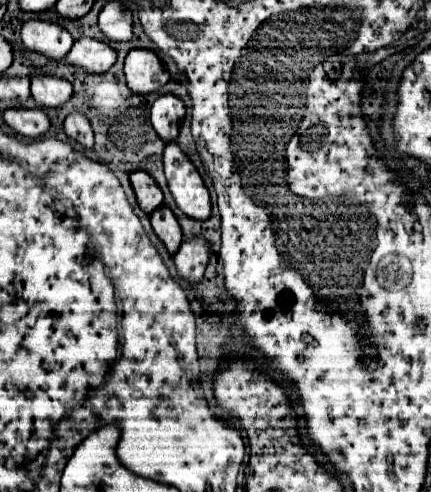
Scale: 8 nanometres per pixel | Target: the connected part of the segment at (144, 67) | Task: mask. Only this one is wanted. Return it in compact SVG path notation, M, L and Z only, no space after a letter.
M140 48L128 52L124 74L126 74L126 86L136 94L156 92L170 78L158 56L150 50L140 50Z

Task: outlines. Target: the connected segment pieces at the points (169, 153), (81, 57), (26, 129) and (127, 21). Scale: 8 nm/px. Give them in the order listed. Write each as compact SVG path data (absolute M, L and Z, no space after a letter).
M176 142L166 144L164 150L164 174L168 188L178 208L192 220L204 222L210 218L210 194L188 156L178 148Z
M78 38L66 56L66 62L74 68L82 68L88 74L104 74L116 62L116 52L94 38Z
M10 108L4 112L4 122L16 134L22 134L26 138L40 138L50 128L50 120L40 108L34 108L34 110Z
M108 2L100 12L98 26L108 40L128 42L132 38L132 14L118 2Z

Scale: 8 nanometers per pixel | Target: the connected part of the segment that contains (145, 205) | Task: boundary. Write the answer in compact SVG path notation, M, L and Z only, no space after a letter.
M132 172L130 174L130 184L134 188L138 206L146 214L152 214L156 208L162 206L164 198L162 198L162 192L160 192L160 188L158 188L158 184L154 182L152 176L148 176L146 172Z

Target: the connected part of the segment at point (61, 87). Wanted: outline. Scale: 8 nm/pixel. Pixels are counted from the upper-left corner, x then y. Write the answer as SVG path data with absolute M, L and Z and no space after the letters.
M36 76L32 80L32 98L38 106L58 108L72 96L72 84L54 76Z

